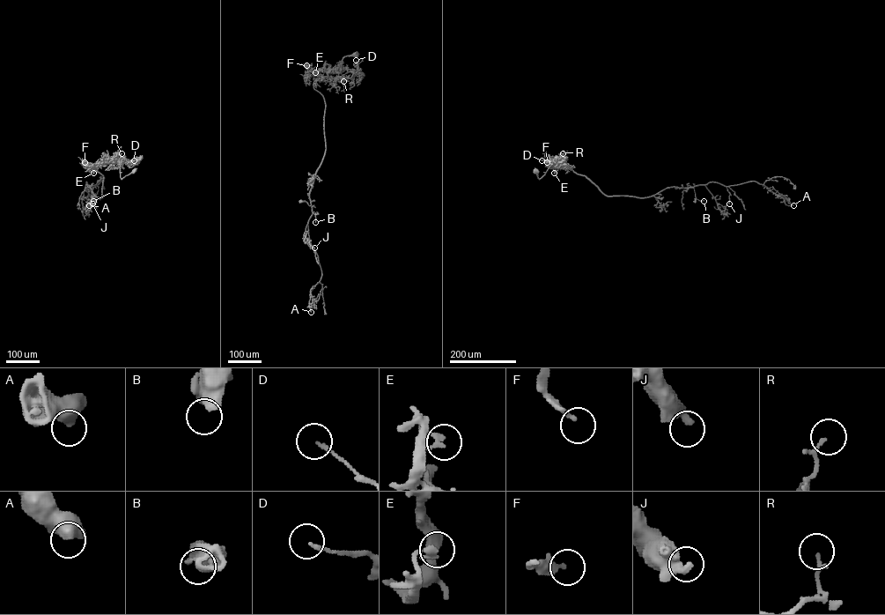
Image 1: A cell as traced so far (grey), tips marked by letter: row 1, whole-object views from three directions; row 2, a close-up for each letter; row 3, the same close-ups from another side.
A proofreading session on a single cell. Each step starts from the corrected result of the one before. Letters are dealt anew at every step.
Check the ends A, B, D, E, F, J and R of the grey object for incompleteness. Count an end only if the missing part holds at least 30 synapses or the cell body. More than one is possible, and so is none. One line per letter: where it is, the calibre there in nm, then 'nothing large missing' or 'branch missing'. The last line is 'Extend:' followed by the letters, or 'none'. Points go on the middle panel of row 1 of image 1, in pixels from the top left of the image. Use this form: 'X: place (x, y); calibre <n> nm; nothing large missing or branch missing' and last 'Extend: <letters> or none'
A: place (311, 312); calibre 550 nm; nothing large missing
B: place (315, 222); calibre 500 nm; nothing large missing
D: place (356, 60); calibre 130 nm; nothing large missing
E: place (315, 72); calibre 280 nm; nothing large missing
F: place (306, 65); calibre 220 nm; nothing large missing
J: place (314, 248); calibre 340 nm; nothing large missing
R: place (343, 81); calibre 150 nm; nothing large missing
Extend: none

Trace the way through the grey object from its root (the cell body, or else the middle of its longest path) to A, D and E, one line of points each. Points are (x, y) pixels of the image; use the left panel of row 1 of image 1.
A: (135, 170), (121, 179), (113, 159), (92, 166), (103, 196), (86, 181), (99, 181), (89, 205)
D: (135, 170), (121, 179), (120, 165), (116, 161), (132, 163), (134, 160)
E: (135, 170), (121, 179), (120, 163), (109, 159), (90, 167), (93, 173)

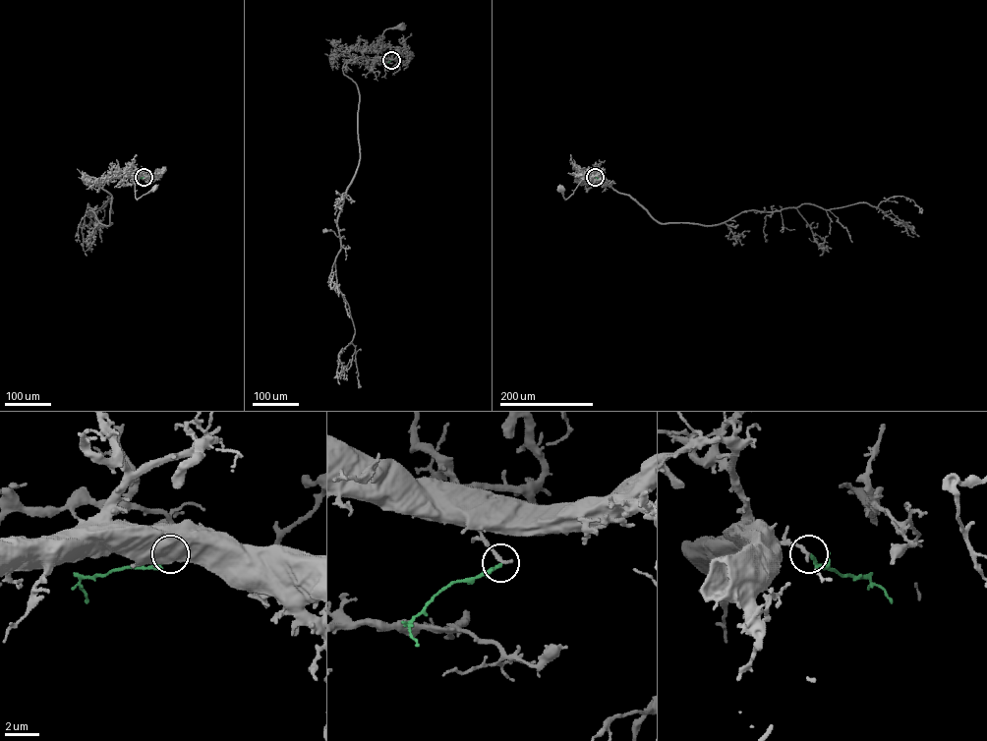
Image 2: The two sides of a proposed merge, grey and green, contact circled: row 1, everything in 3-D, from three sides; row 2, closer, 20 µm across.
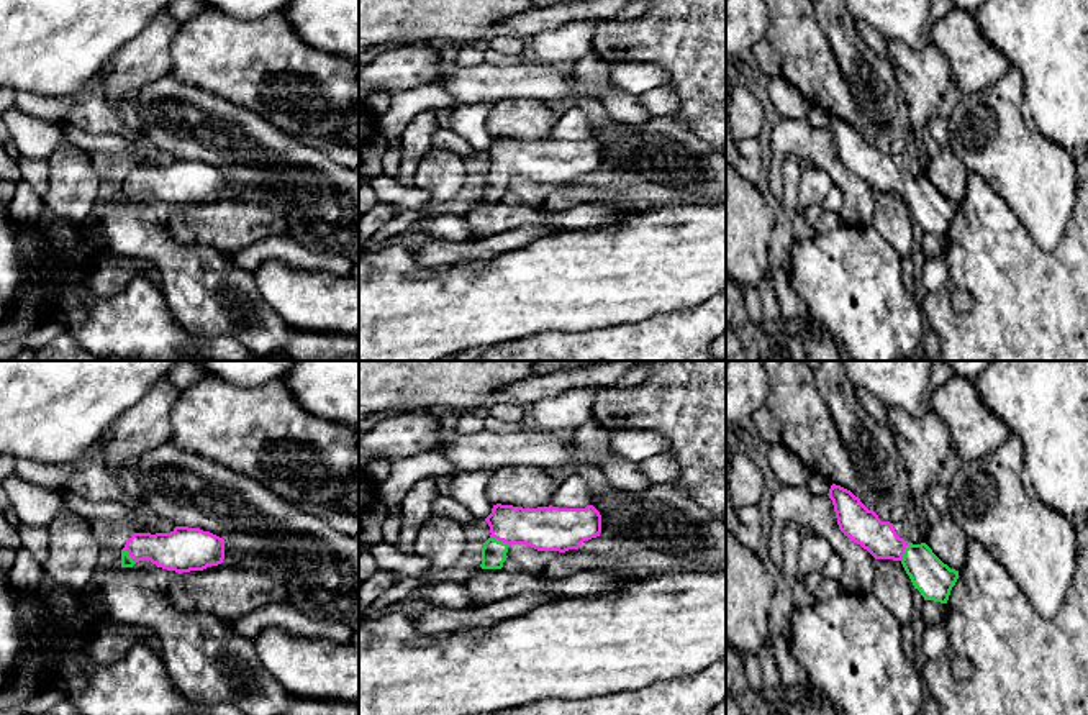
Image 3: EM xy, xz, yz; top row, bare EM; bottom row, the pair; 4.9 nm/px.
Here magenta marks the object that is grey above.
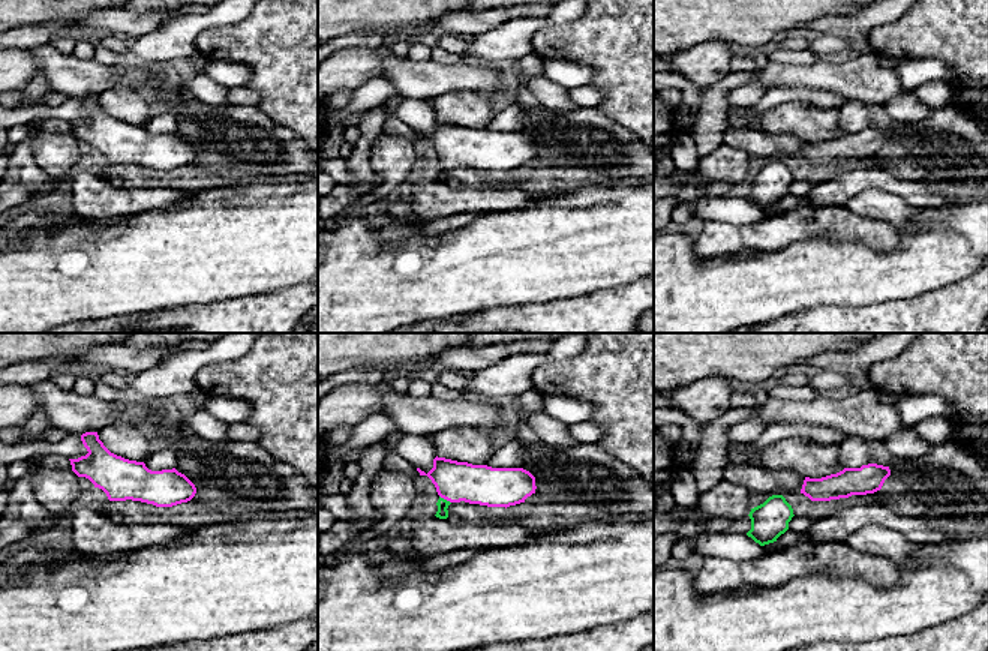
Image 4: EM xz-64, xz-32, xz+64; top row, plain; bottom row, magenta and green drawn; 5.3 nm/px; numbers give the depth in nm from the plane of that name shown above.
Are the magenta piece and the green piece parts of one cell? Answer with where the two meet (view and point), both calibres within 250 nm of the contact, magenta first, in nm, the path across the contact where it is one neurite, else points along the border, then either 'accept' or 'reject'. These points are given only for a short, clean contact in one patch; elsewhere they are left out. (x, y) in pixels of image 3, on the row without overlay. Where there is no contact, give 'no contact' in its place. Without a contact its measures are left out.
contact xz (500, 173); calibres 220 and 130 nm; way xz (546, 161), (512, 161), (500, 173), (494, 186); accept

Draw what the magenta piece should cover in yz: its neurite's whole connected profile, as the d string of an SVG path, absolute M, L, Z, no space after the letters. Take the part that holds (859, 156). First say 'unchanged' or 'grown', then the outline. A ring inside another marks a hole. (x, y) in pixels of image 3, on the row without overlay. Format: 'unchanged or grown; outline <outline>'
grown; outline M832 116L829 121L839 162L867 182L875 192L900 194L924 233L947 236L959 203L944 197L926 177L906 175L893 161L868 143L850 123Z

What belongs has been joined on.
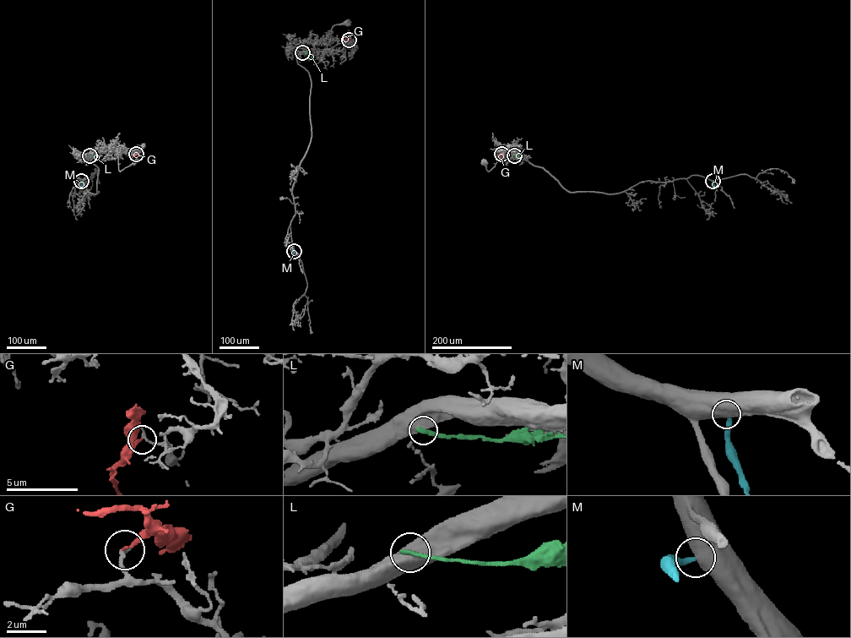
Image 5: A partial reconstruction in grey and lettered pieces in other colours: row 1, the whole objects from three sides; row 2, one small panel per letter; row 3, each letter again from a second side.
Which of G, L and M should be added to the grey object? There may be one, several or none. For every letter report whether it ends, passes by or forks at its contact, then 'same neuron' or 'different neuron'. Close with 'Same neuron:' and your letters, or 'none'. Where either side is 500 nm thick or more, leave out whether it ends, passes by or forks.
G: it ends there; different neuron
L: different neuron
M: same neuron
Same neuron: M

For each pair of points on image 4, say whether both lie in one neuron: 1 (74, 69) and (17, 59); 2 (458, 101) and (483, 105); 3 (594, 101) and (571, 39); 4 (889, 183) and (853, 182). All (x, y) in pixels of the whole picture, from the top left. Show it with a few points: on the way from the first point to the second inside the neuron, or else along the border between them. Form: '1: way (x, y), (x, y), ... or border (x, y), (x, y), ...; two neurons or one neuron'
1: border (29, 50), (39, 72); two neurons
2: way (464, 105), (477, 105); one neuron
3: border (591, 83), (603, 95), (600, 107); two neurons
4: way (880, 180), (862, 180); one neuron

